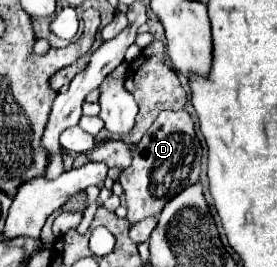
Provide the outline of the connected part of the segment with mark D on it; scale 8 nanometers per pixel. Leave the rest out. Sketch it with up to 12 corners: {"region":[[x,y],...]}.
{"region":[[186,109],[162,111],[120,173],[126,221],[200,179]]}

